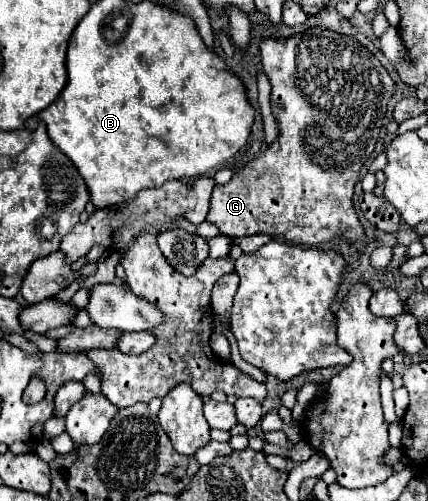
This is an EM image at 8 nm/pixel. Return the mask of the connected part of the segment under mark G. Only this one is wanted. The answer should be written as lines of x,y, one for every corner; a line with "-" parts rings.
313,27
313,29
307,29
303,33
297,33
289,39
265,39
261,41
261,63
263,63
263,71
265,75
269,77
269,83
271,83
271,111
277,119
277,125
279,125
279,135
277,139
267,145
259,157
255,157
253,161
245,163
239,171
233,173
231,181
225,183
225,185
215,185
213,187
213,193
211,193
211,207
209,207
209,215
207,215
207,221
217,225
219,231
223,235
235,235
235,237
245,237
245,235
255,235
255,233
265,233
273,239
279,239
279,241
287,241
287,243
293,243
293,245
305,245
305,247
315,247
319,245
321,241
327,241
335,235
345,235
345,231
349,229
349,239
351,243
355,243
355,247
363,247
363,227
353,211
353,187
359,179
359,173
361,173
361,167
363,163
369,159
369,155
373,153
375,149
375,143
379,139
379,133
381,133
381,127
383,127
383,117
385,117
385,111
387,111
387,101
389,97
393,95
395,91
395,83
393,79
389,77
387,69
379,63
379,59
367,49
363,47
359,41
355,41
353,37
347,37
347,35
341,35
341,33
333,33
329,29
321,29
321,27

